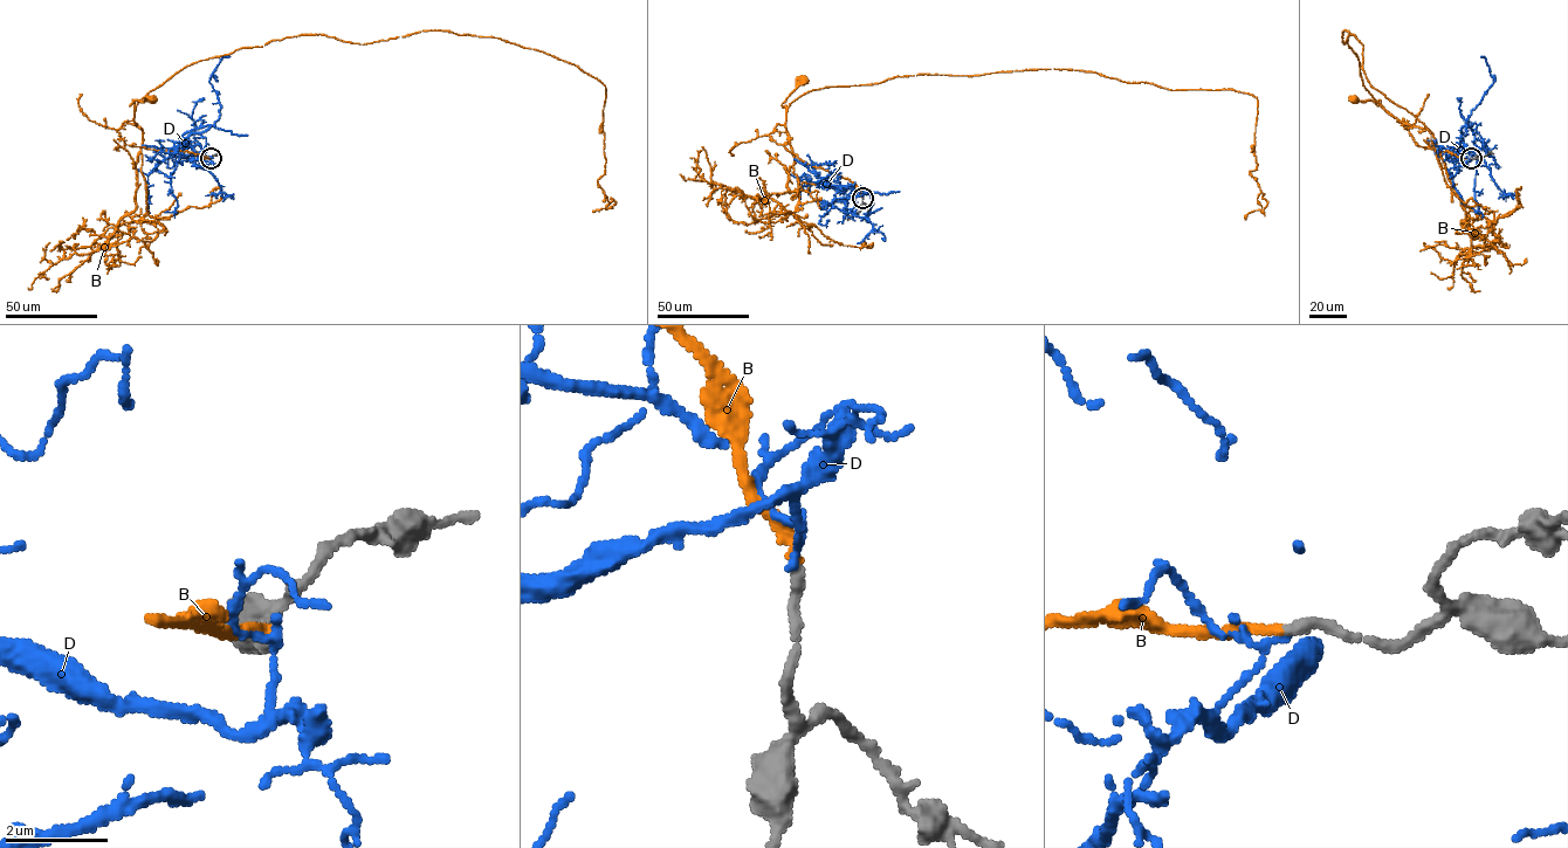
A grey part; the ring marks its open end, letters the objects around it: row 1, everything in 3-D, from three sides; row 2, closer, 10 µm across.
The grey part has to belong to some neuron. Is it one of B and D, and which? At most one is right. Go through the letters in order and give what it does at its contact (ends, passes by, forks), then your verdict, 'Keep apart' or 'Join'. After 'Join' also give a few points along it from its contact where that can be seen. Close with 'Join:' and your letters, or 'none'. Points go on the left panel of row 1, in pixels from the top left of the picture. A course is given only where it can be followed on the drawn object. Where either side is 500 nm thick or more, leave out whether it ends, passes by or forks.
B: It ends there. Join. Its course: (211, 158), (124, 143), (116, 130), (125, 121), (133, 119), (132, 100), (130, 105), (135, 100), (152, 100)
D: It forks there. Keep apart
Join: B

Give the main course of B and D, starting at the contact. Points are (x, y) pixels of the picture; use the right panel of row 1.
B: (1471, 158), (1418, 146), (1380, 100), (1377, 105), (1370, 100), (1354, 100)
D: (1471, 158), (1469, 161), (1473, 153), (1474, 135), (1465, 125), (1457, 160), (1449, 172), (1463, 201), (1478, 213)

